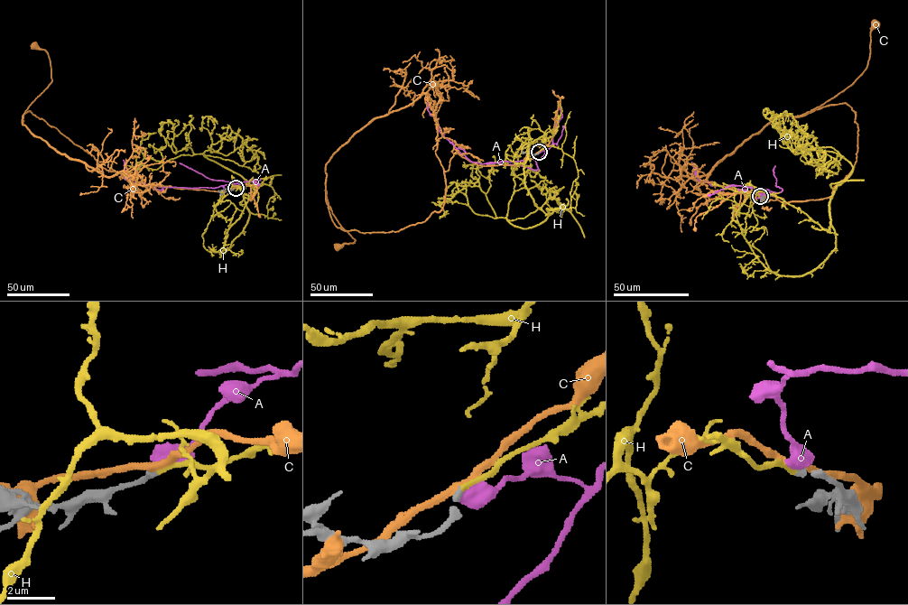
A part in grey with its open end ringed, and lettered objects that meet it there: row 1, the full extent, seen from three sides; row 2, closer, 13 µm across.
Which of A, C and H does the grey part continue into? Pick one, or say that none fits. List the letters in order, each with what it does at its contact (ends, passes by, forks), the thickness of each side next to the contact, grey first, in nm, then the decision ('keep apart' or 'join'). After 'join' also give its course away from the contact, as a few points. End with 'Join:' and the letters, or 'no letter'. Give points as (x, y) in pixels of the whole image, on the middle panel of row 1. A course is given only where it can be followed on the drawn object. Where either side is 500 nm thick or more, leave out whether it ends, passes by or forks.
A: 280 nm thick on the grey side, 650 nm on the other; keep apart
C: it passes by; 240 nm thick on the grey side, 300 nm on the other; keep apart
H: it ends there; 240 nm thick on the grey side, 200 nm on the other; join; it runs (539, 152), (573, 159), (568, 209), (545, 214), (524, 181), (529, 145), (552, 134), (514, 154), (511, 146)
Join: H

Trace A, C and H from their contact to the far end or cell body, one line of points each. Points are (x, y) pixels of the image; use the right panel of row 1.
A: (761, 195), (760, 190), (764, 189), (771, 190), (772, 195), (711, 185), (696, 176), (691, 162)
C: (760, 195), (828, 198), (853, 169), (855, 113), (846, 103), (815, 108), (866, 67), (875, 23)
H: (760, 195), (830, 226), (836, 248), (802, 275), (772, 272), (737, 221), (749, 193), (764, 229), (755, 242)

